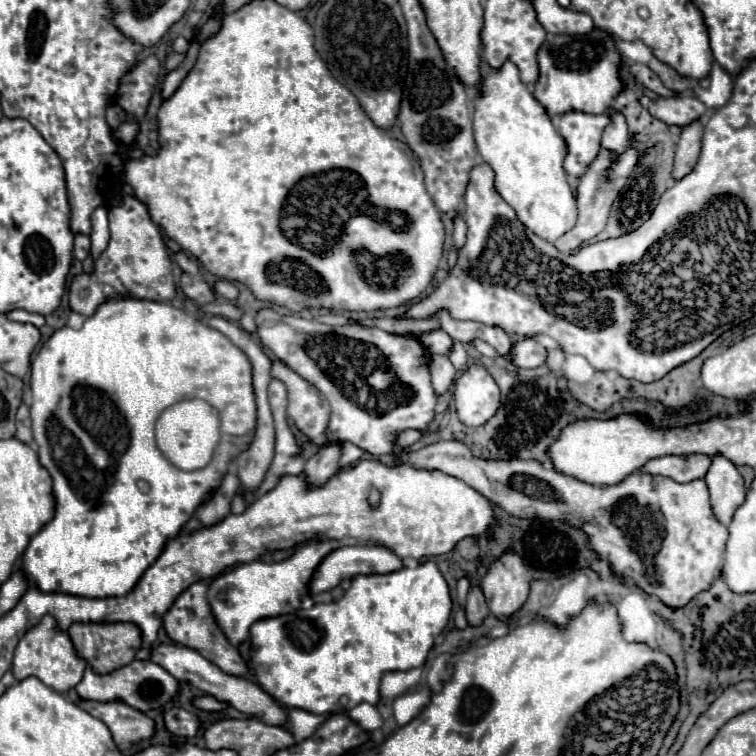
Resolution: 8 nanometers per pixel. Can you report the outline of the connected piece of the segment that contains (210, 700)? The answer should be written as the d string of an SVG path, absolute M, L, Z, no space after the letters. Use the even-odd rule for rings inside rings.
M201 696L201 698L195 700L195 706L201 708L201 710L207 710L207 712L221 712L221 710L225 710L229 704L219 702L219 700L213 698L213 696Z

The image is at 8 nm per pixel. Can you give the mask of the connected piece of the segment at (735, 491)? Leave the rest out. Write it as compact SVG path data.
M719 454L719 456L713 456L713 464L707 472L705 482L709 486L711 506L717 520L729 526L733 522L735 510L745 502L747 488L745 488L743 476L729 460L725 460Z

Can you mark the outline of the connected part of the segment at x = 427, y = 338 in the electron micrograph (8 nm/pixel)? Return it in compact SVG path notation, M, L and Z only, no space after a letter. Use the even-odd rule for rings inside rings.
M435 330L435 332L429 332L425 336L419 338L421 344L427 348L429 354L447 354L451 350L451 338L449 334L445 334L443 330Z

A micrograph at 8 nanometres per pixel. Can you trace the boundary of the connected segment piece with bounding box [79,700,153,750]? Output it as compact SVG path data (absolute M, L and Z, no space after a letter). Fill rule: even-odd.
M81 700L79 706L109 726L113 740L117 742L117 746L121 750L125 750L129 744L135 744L153 734L153 720L147 718L143 712L129 708L127 704Z

